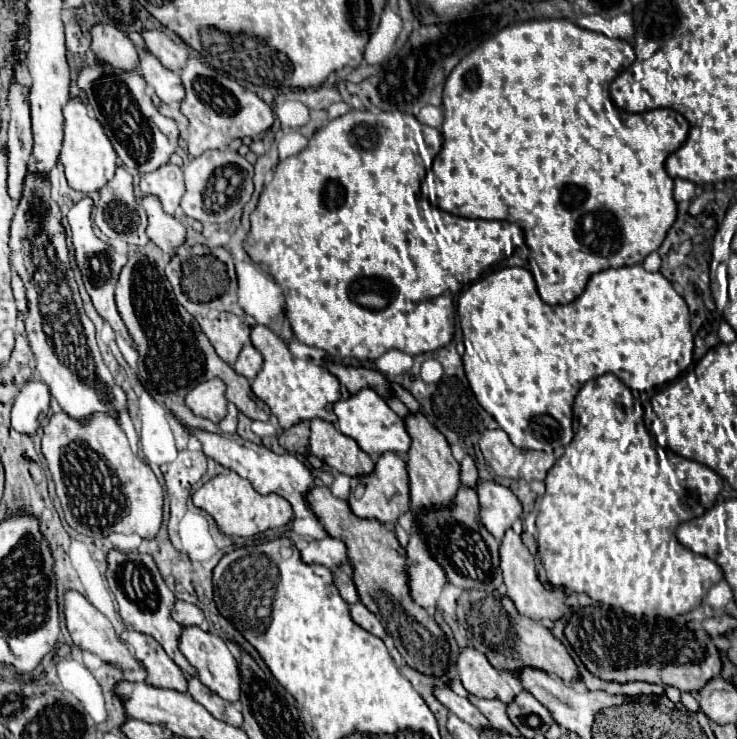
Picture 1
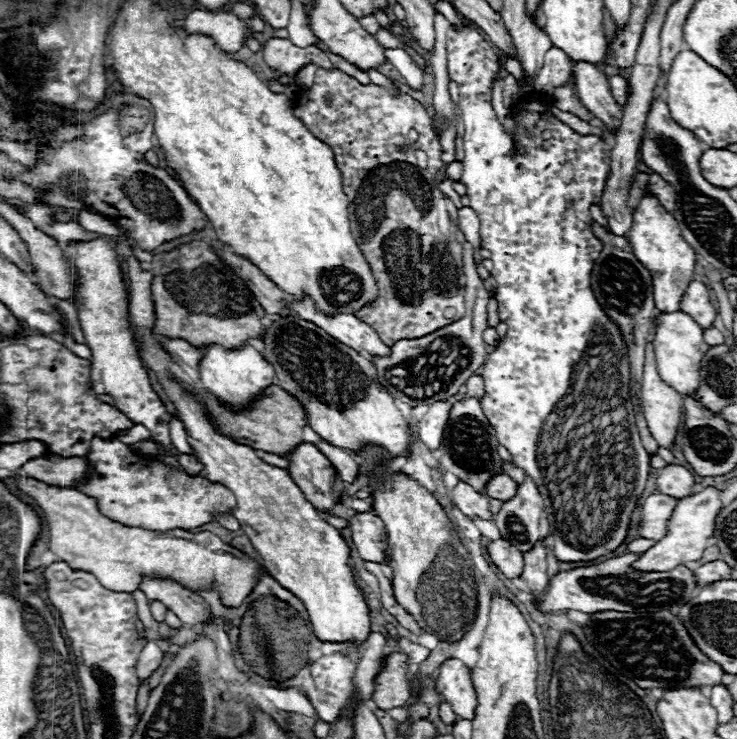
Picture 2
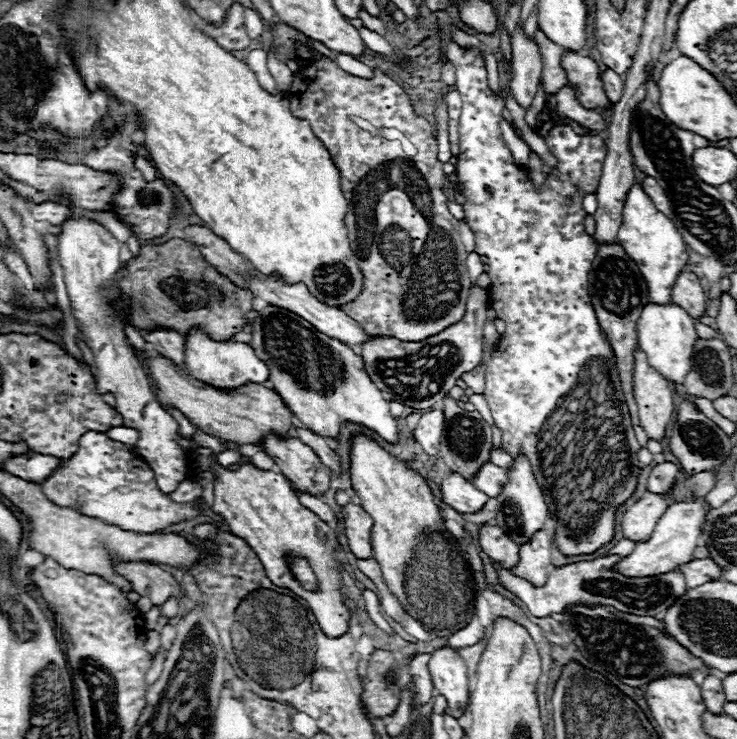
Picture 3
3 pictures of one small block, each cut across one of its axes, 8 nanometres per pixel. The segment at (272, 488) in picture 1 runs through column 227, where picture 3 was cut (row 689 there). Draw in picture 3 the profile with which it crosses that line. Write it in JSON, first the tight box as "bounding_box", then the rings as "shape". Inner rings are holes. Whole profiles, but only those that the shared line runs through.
{"bounding_box":[428,646,470,718],"shape":[[[444,646],[432,650],[432,658],[428,662],[428,670],[432,676],[432,684],[438,694],[442,694],[448,702],[448,712],[456,714],[456,718],[466,710],[470,702],[466,666],[456,650]]]}

